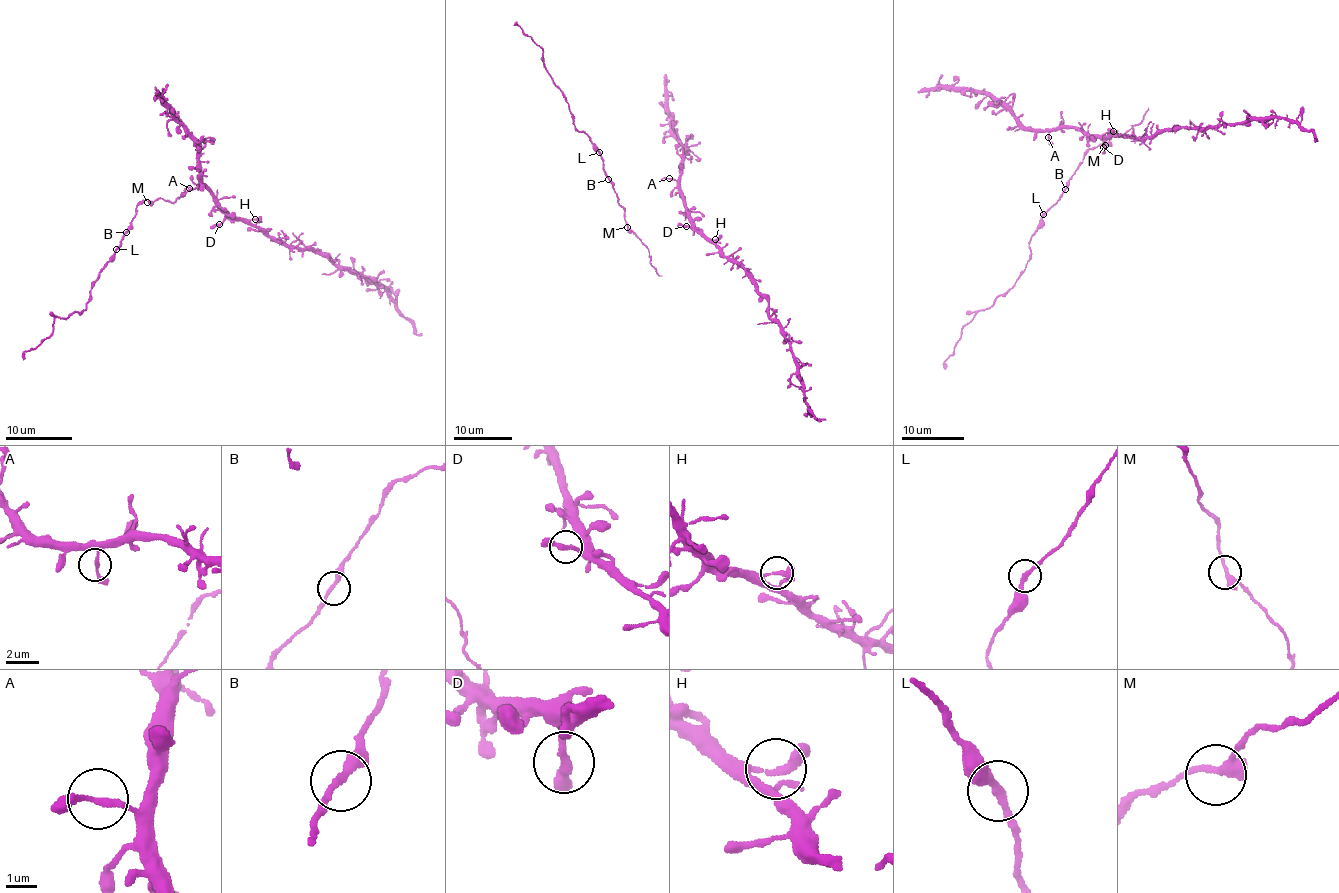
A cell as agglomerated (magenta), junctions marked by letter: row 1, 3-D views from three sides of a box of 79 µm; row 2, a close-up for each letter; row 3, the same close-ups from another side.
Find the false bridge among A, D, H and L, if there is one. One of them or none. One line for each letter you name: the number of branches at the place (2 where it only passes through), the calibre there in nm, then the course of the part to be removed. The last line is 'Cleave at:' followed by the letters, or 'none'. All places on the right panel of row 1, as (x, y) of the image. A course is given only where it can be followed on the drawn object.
Cleave at: none

